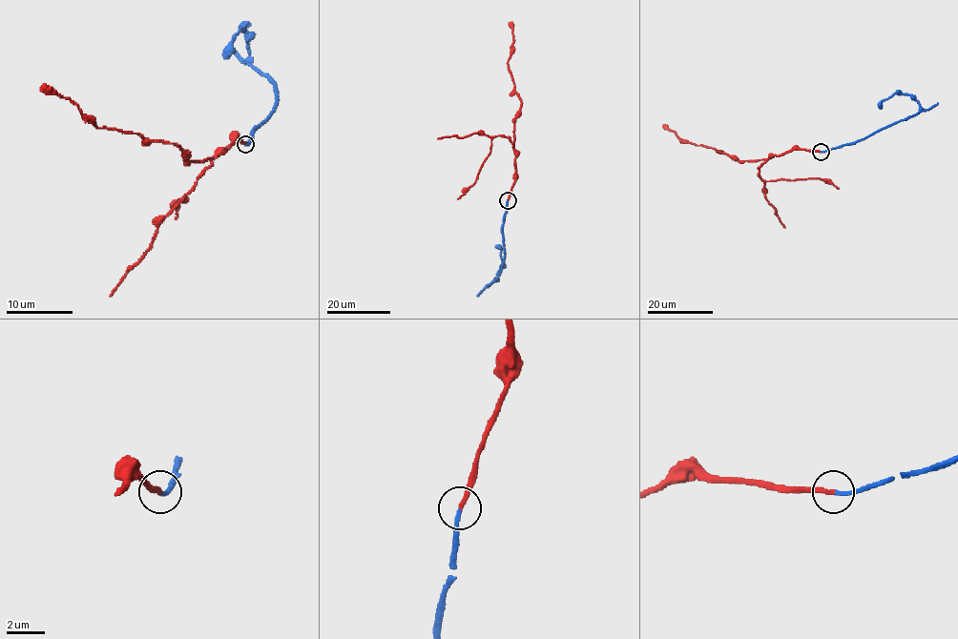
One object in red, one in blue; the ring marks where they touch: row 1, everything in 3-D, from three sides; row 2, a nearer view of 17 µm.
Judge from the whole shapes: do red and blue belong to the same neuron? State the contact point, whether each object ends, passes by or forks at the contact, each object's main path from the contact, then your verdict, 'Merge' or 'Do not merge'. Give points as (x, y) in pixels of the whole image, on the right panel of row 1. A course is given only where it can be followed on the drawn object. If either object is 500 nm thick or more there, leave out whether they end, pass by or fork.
Place: (821, 152). At the ring red ends. At the ring blue ends. Course of red: (821, 151), (794, 149), (759, 160), (739, 160), (711, 148), (682, 142), (663, 125). Course of blue: (821, 151), (856, 142), (917, 113), (920, 104), (910, 95), (893, 93), (884, 99), (880, 109). Merge

